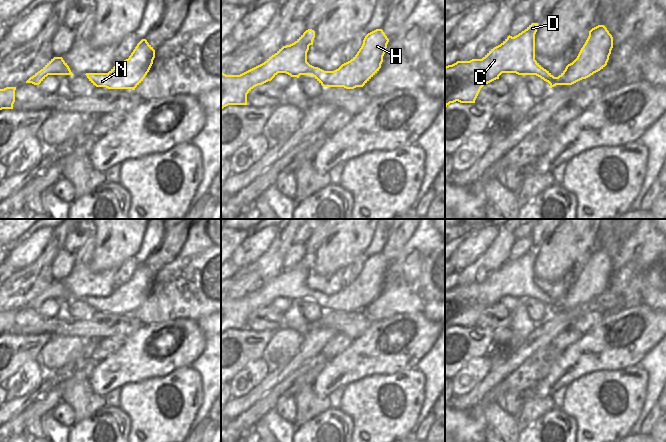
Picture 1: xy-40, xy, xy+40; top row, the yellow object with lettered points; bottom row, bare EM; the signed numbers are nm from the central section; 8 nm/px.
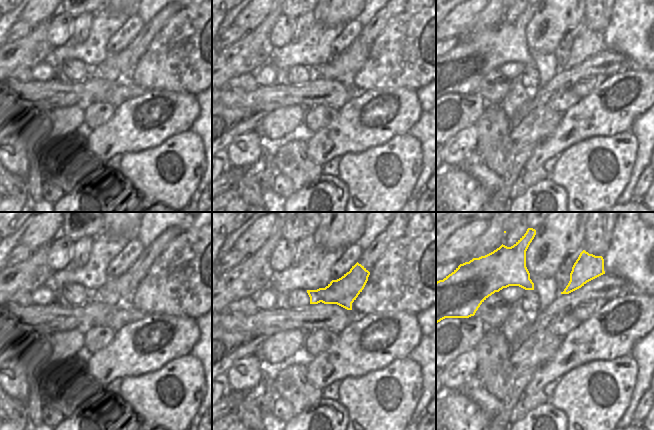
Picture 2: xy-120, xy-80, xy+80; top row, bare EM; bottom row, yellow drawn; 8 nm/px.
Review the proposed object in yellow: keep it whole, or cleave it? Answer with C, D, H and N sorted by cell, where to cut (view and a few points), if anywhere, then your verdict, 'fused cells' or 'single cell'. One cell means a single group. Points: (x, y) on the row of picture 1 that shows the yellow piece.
C D H N; no cut; single cell

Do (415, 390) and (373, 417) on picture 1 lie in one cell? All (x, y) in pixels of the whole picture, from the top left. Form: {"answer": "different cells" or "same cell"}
{"answer": "same cell"}

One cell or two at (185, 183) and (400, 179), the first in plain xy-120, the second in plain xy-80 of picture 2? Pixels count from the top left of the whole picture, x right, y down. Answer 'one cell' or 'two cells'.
one cell

